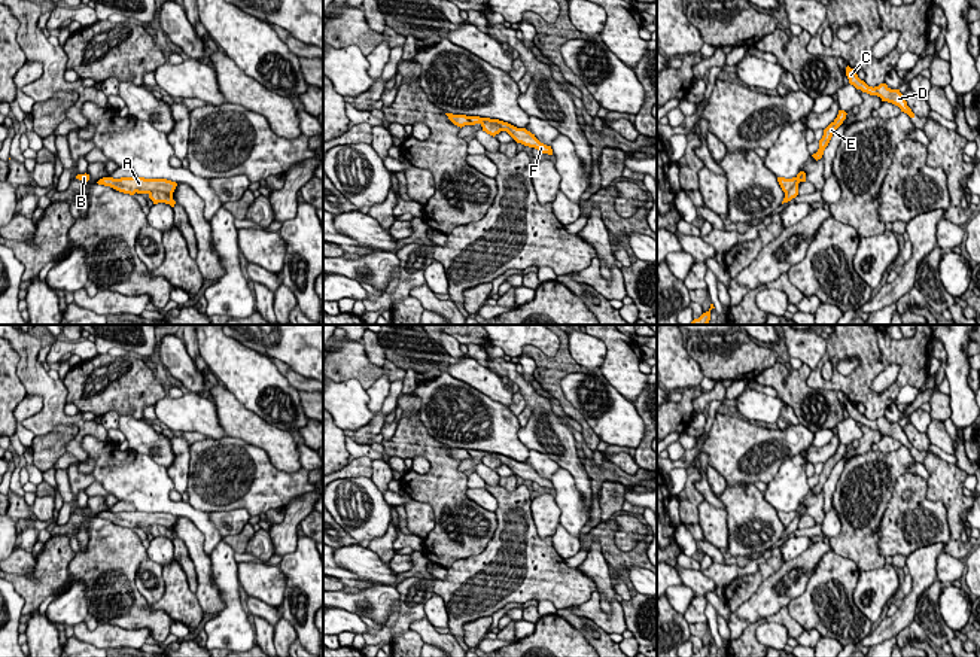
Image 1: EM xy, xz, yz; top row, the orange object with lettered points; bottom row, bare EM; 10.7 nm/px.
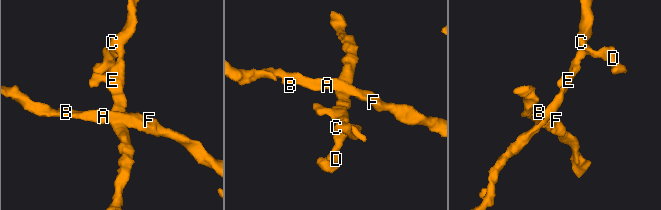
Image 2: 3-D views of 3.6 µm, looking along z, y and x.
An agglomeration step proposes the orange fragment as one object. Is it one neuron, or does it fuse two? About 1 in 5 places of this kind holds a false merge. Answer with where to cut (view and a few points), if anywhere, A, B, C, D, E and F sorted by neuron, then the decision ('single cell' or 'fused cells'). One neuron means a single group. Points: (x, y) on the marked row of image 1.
cut xy (149, 192), (166, 192), (172, 198); groups A B F / C D E; fused cells

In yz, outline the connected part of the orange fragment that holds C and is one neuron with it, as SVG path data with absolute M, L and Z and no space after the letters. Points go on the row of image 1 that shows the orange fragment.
M846 67L846 76L849 79L849 83L853 85L856 89L861 89L862 92L867 92L870 95L877 95L882 98L882 101L892 103L901 109L901 112L907 113L910 118L914 118L914 113L907 106L907 101L904 100L904 95L900 92L900 89L891 89L886 83L880 83L879 86L868 86L864 80L861 80L856 74L856 70Z

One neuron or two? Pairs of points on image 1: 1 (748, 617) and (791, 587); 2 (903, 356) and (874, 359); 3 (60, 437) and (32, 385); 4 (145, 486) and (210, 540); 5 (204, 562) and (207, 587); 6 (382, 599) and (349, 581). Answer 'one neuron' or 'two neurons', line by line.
1: one neuron
2: one neuron
3: two neurons
4: one neuron
5: one neuron
6: two neurons

